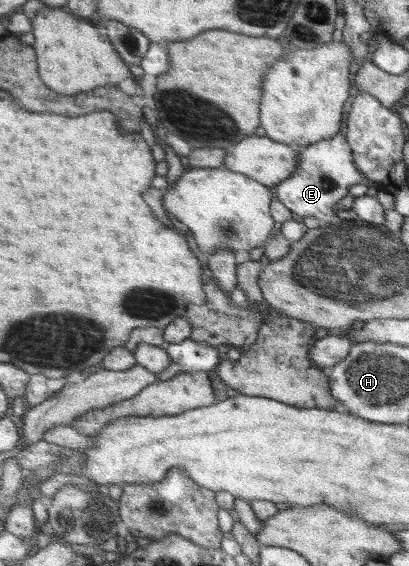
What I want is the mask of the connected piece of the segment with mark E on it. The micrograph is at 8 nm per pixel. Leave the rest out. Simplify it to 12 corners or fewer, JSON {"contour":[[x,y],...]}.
{"contour":[[347,137],[299,147],[275,198],[329,223],[353,183],[375,187]]}

